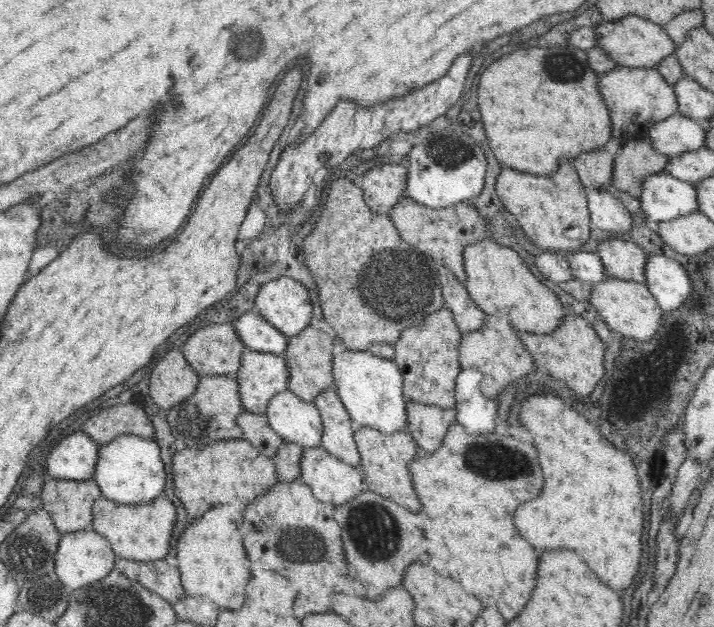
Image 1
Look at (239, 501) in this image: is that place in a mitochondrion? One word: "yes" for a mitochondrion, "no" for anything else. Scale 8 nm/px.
no

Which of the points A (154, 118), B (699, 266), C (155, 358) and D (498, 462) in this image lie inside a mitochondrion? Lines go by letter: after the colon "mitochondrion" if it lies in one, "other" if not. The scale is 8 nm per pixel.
A: other
B: other
C: other
D: mitochondrion

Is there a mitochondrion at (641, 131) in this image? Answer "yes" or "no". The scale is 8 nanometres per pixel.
no

